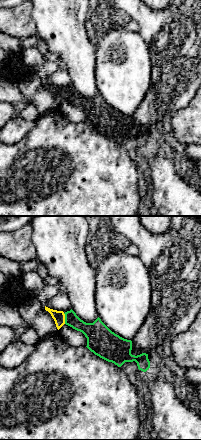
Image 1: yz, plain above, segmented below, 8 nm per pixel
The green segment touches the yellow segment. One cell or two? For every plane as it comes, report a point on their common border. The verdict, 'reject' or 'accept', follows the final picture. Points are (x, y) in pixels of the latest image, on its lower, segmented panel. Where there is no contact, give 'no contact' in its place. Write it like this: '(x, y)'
(65, 318)

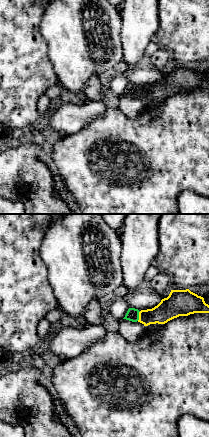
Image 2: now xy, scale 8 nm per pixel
(138, 316)

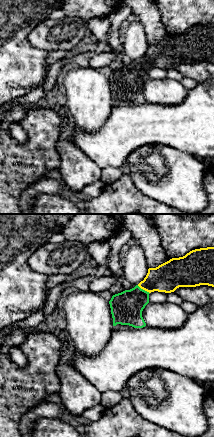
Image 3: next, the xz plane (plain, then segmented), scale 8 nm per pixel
(142, 289)

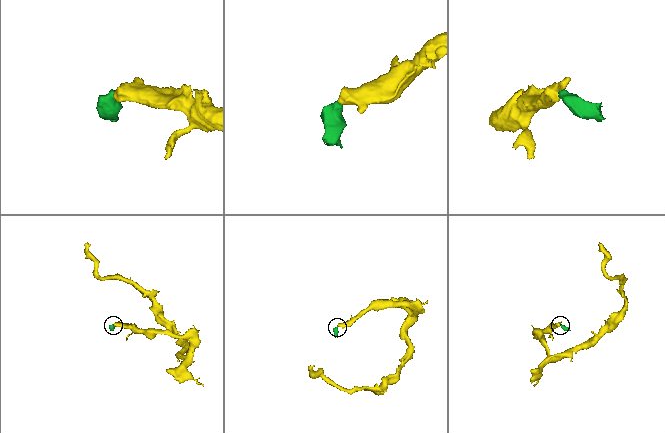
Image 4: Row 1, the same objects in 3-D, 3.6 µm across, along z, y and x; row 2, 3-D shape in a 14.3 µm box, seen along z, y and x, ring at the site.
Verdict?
accept

